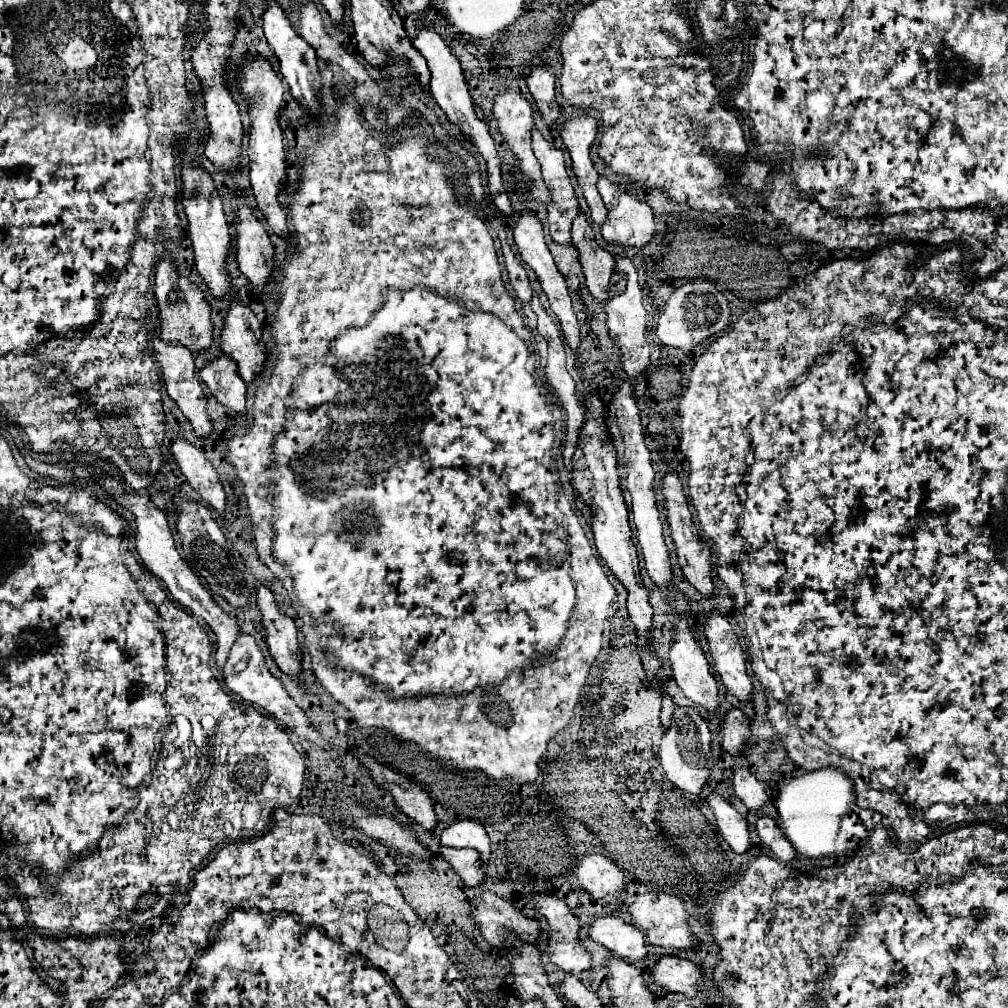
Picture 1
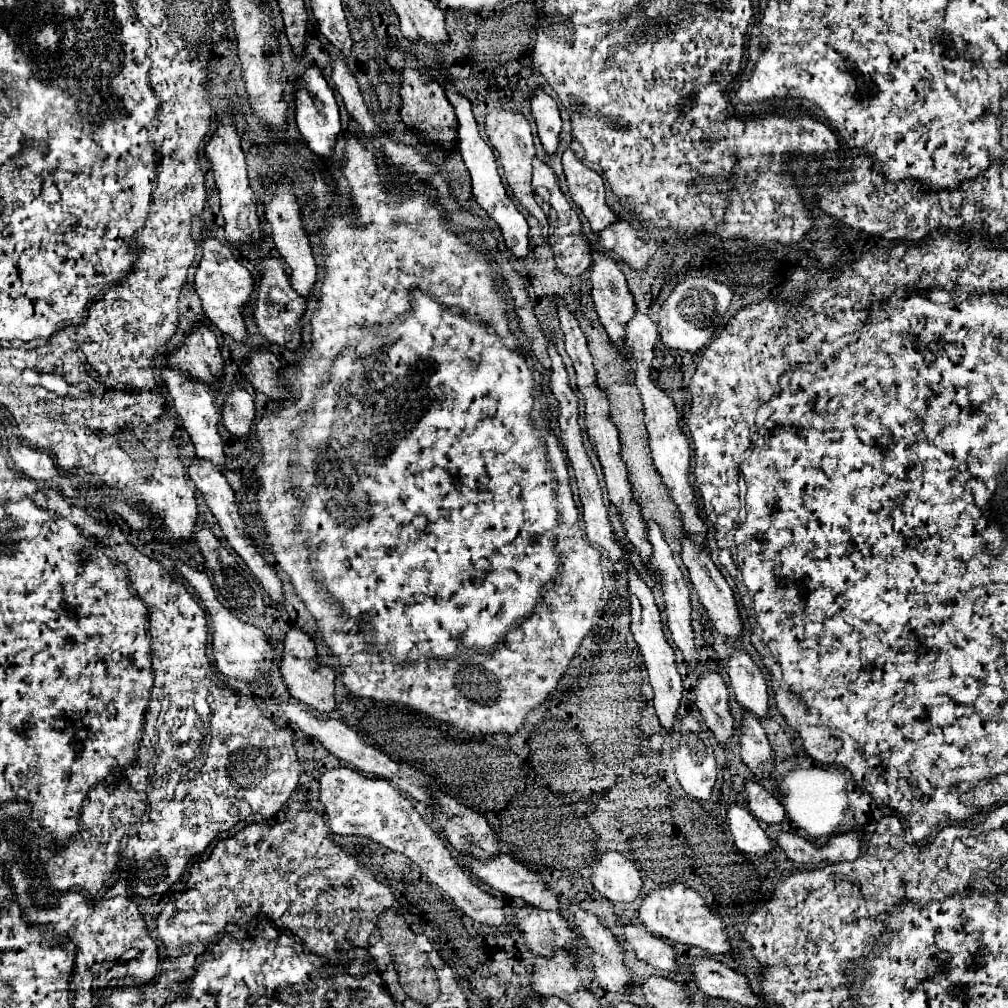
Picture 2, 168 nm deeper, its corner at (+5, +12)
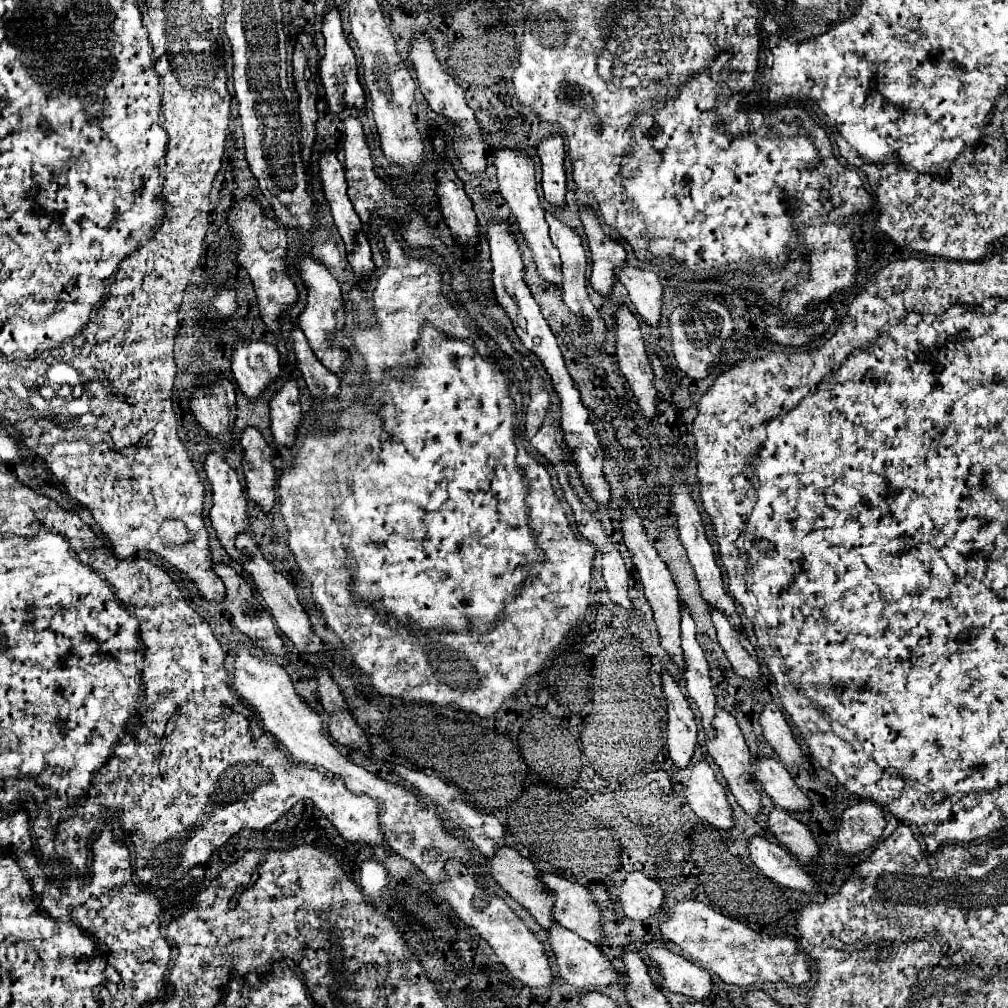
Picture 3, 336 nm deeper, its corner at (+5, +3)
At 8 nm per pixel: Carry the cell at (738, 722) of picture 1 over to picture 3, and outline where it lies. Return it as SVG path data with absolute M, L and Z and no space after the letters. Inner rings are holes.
M759 757L755 765L755 781L763 787L763 791L775 801L775 805L787 811L807 811L811 809L811 801L807 795L795 785L787 769L781 761L773 757Z

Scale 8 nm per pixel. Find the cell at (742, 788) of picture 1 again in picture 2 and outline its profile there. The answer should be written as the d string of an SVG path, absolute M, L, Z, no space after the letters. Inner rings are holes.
M755 780L745 782L747 788L747 802L749 802L749 810L753 812L753 816L765 824L781 824L785 822L787 814L783 804L769 794L761 784L757 784Z

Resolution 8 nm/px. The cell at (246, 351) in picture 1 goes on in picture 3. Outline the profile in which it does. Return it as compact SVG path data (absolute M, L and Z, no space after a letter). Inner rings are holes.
M287 379L283 387L269 401L271 415L271 433L275 443L291 447L297 425L301 421L301 403L299 403L299 385L293 379Z

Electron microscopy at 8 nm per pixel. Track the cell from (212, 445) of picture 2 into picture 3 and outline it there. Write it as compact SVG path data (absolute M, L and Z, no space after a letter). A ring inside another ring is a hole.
M209 451L207 457L205 457L205 475L207 475L207 481L211 483L211 499L213 499L213 505L211 505L211 511L209 511L209 519L217 531L217 537L221 541L221 545L227 549L229 557L235 559L235 561L241 561L243 555L235 551L233 547L233 539L237 535L237 531L245 531L249 527L249 521L247 521L247 497L237 481L237 475L235 471L227 465L227 461L217 453L217 451Z

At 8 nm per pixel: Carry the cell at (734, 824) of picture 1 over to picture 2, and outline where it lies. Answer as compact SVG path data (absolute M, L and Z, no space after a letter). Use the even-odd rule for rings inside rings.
M731 806L727 810L727 820L731 834L735 838L735 846L745 852L745 854L755 854L755 856L767 856L773 852L775 844L767 836L767 832L759 826L757 818L749 814L741 806Z

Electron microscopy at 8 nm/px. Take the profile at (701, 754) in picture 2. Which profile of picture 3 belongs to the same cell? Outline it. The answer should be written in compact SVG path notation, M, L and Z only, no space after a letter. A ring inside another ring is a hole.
M705 761L691 763L691 777L685 789L687 803L699 819L705 819L717 829L731 829L731 809L721 783Z

